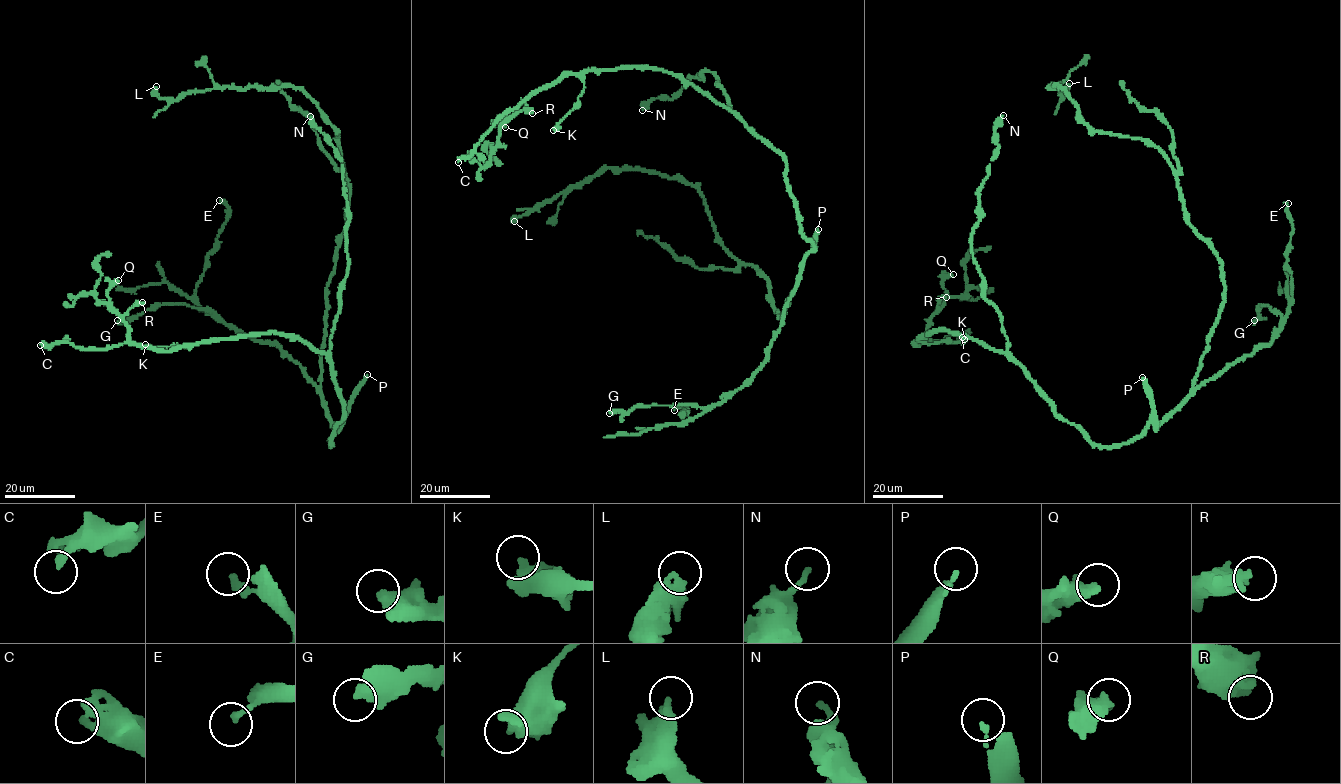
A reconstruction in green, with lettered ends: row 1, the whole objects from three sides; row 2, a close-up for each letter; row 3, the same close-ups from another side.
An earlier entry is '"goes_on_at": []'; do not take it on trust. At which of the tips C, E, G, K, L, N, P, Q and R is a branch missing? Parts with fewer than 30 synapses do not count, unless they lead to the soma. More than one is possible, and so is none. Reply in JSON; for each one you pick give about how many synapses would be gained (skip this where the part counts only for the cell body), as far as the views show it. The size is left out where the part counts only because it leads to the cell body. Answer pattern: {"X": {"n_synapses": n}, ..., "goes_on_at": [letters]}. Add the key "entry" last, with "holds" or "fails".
{"goes_on_at": [], "entry": "holds"}

